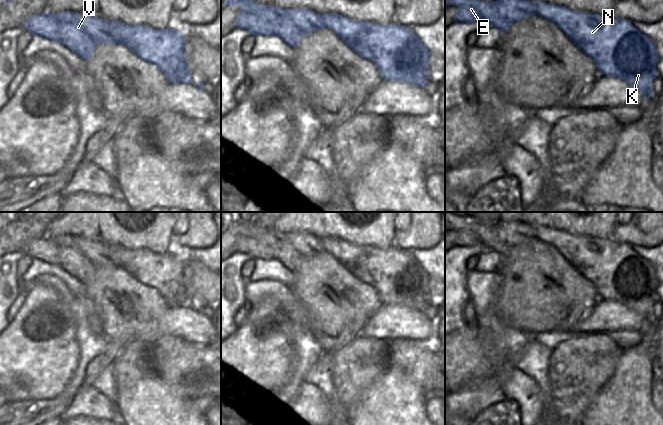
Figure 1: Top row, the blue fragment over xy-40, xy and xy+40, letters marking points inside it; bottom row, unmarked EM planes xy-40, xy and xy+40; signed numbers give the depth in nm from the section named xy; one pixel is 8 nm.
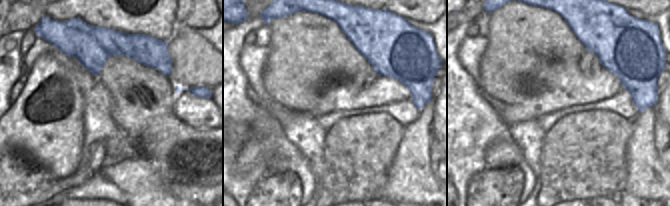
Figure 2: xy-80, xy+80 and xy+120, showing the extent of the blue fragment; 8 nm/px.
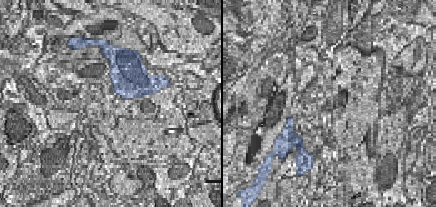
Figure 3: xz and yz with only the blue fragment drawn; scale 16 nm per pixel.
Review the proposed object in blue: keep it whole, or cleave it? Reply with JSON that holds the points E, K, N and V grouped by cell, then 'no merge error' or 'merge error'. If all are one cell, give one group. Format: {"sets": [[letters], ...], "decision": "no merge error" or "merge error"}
{"sets": [["E", "V"], ["K", "N"]], "decision": "merge error"}

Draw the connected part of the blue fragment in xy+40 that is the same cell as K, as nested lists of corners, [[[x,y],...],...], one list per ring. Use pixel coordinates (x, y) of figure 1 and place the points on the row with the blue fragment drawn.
[[[516,0],[506,4],[507,11],[535,11],[539,16],[553,21],[564,33],[578,32],[599,56],[593,59],[600,75],[617,77],[635,87],[645,99],[652,96],[652,84],[658,76],[656,66],[660,56],[652,40],[627,19],[614,15],[599,15],[585,11],[573,11],[561,5],[543,1]]]

